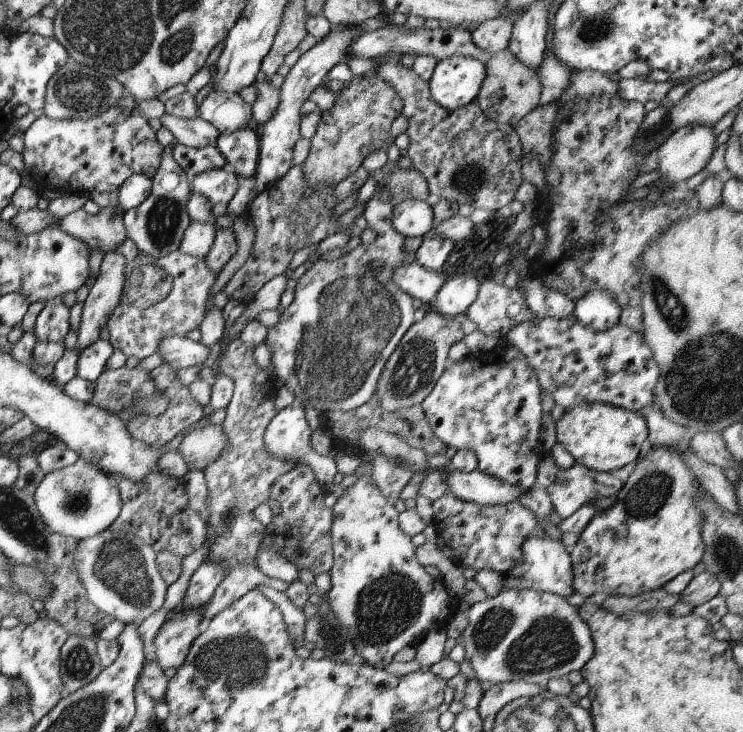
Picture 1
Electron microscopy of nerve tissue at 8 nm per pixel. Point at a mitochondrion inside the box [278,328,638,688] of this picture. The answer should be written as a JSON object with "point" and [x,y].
{"point":[549,643]}

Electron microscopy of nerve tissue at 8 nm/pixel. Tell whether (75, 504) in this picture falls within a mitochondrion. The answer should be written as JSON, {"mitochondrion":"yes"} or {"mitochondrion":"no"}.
{"mitochondrion":"yes"}

